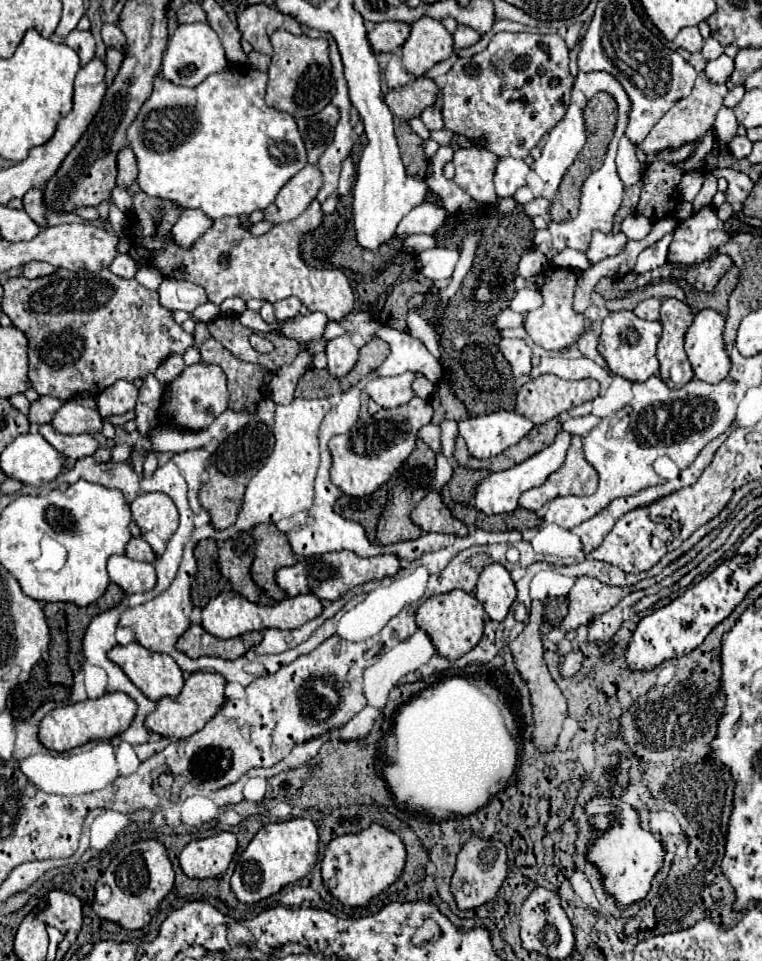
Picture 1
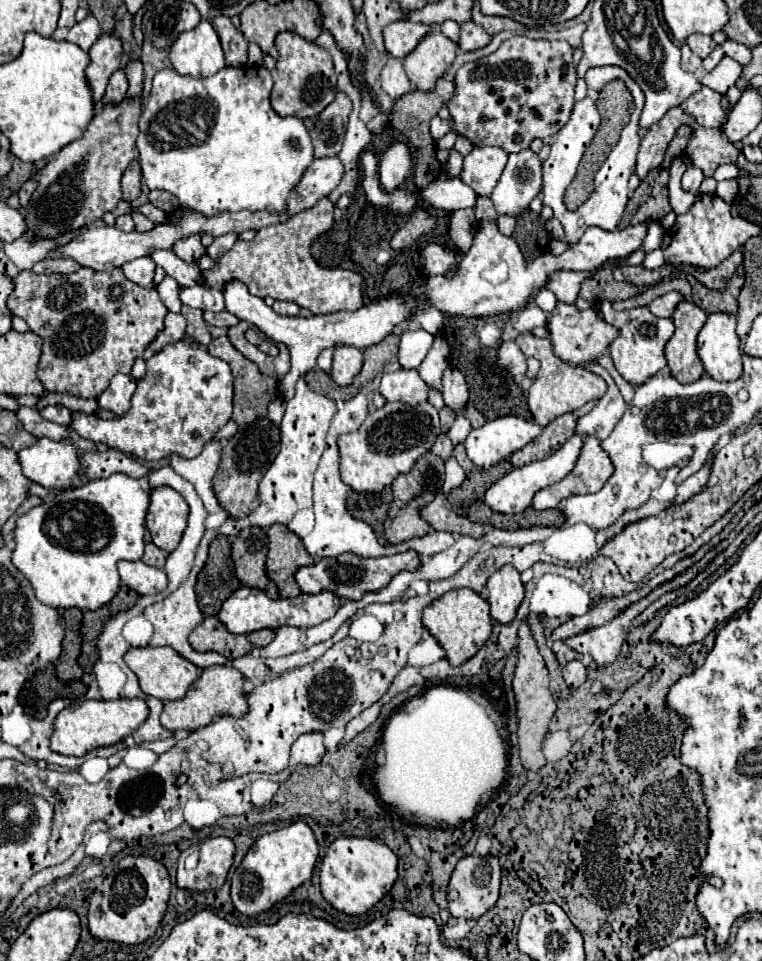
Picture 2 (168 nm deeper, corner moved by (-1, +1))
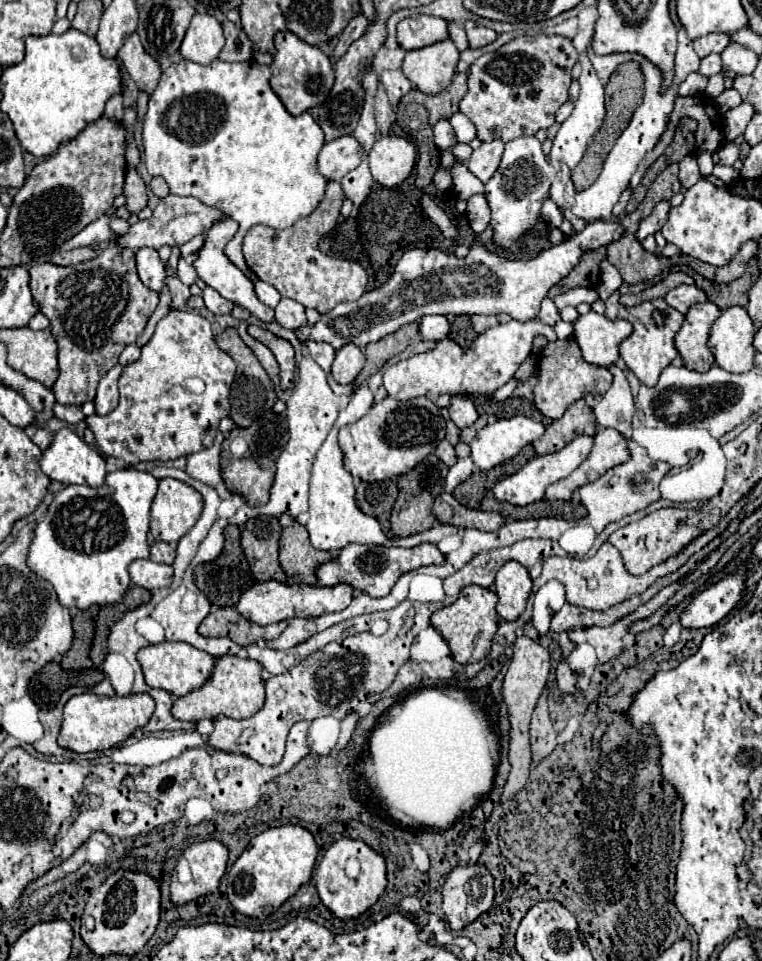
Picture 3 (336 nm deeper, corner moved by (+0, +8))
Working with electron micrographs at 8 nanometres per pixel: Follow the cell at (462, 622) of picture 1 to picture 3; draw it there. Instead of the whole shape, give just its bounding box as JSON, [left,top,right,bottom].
[431,584,497,664]

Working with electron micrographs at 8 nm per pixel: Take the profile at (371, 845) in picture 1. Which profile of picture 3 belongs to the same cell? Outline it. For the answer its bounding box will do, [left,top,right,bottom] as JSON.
[315,838,387,920]

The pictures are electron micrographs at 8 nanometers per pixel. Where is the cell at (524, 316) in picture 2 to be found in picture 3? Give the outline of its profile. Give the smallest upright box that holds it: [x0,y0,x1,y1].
[537,298,559,324]

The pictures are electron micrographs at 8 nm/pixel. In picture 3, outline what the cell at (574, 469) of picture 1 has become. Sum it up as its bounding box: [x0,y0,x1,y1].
[545,428,629,500]

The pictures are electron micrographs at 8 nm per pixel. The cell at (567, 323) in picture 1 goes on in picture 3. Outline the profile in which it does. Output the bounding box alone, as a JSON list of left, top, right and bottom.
[573,312,633,366]

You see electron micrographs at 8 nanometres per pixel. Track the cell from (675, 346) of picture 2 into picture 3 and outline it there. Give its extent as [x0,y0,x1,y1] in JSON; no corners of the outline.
[675,300,721,372]

